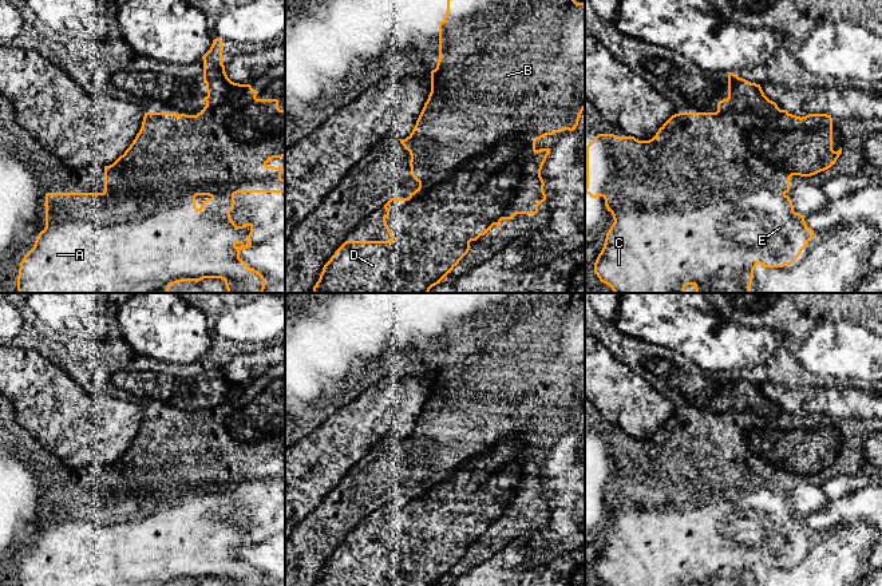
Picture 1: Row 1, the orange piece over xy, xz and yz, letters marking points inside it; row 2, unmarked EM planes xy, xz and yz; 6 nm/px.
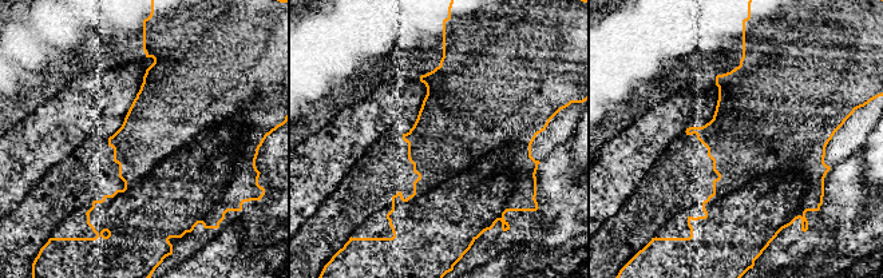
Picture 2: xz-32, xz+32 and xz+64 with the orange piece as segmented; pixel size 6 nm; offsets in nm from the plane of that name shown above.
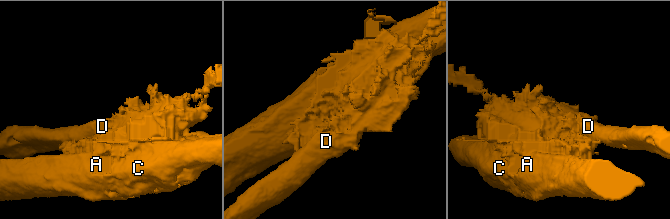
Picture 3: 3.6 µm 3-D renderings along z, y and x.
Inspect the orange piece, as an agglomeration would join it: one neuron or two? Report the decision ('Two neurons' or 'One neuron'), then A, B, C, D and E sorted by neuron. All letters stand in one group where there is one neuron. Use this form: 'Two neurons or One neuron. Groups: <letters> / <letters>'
Two neurons. Groups: A B C E / D

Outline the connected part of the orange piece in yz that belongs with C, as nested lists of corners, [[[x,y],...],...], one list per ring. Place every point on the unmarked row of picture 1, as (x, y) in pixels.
[[[660,427],[649,440],[638,440],[630,435],[598,433],[589,442],[586,446],[585,492],[592,498],[602,496],[614,519],[594,562],[594,573],[601,582],[609,586],[751,586],[754,569],[758,563],[764,567],[783,567],[791,565],[800,555],[812,538],[814,530],[807,526],[804,515],[794,511],[790,496],[780,487],[774,487],[768,480],[752,474],[745,463],[728,462],[719,467],[715,459],[705,459],[699,450],[697,439],[680,427],[675,431],[665,431],[664,427]]]

